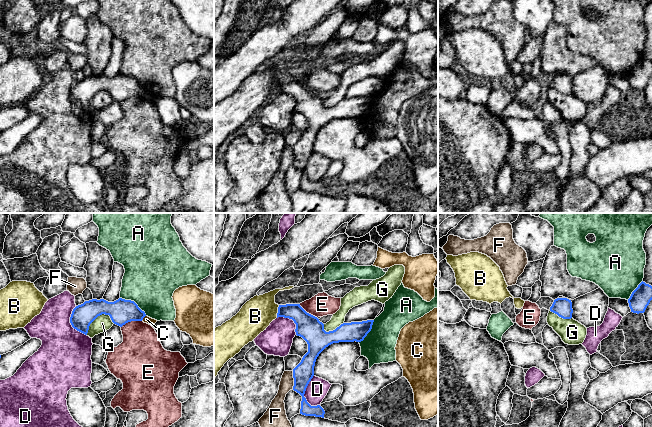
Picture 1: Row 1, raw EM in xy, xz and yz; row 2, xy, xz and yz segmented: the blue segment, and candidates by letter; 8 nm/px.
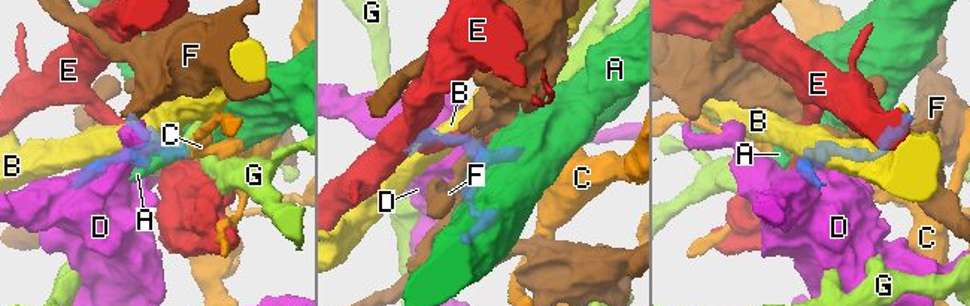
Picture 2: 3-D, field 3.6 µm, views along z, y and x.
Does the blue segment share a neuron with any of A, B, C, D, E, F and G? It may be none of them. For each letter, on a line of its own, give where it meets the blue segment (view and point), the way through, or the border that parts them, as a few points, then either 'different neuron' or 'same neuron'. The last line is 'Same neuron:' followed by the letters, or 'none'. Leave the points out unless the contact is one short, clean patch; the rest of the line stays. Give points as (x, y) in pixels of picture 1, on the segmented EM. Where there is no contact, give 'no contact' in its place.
A: xy (134, 302) | different neuron
B: xz (278, 311) | along xz (279, 305), (276, 317) | different neuron
C: xy (143, 317) | along xy (145, 315), (141, 320) | different neuron
D: xz (304, 393) | different neuron
E: xy (131, 320) | different neuron
F: xz (294, 379) | along xz (292, 370), (293, 388) | different neuron
G: xy (98, 315) | along xy (114, 323), (108, 315), (100, 314), (90, 324), (86, 334) | different neuron
Same neuron: none

